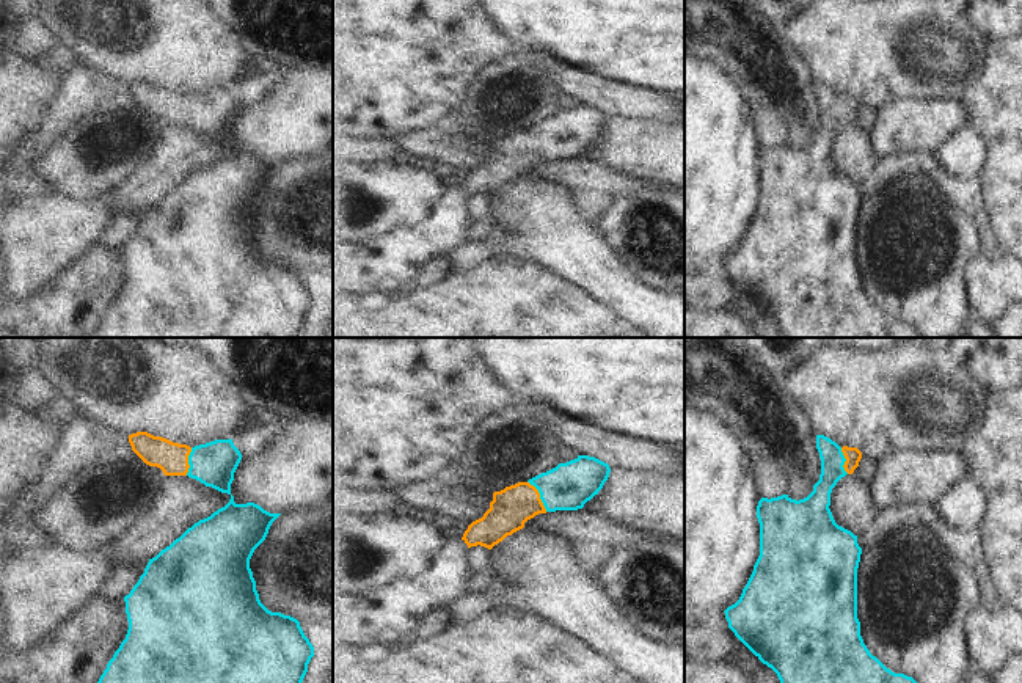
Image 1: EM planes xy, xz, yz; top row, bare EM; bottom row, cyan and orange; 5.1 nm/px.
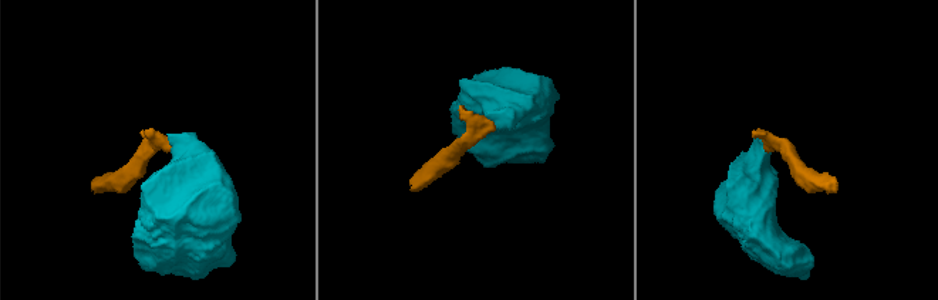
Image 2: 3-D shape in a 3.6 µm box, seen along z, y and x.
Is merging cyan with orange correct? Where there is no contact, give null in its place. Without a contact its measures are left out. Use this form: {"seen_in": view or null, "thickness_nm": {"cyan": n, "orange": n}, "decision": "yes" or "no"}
{"seen_in": "xz", "thickness_nm": {"cyan": 240, "orange": 200}, "decision": "yes"}

